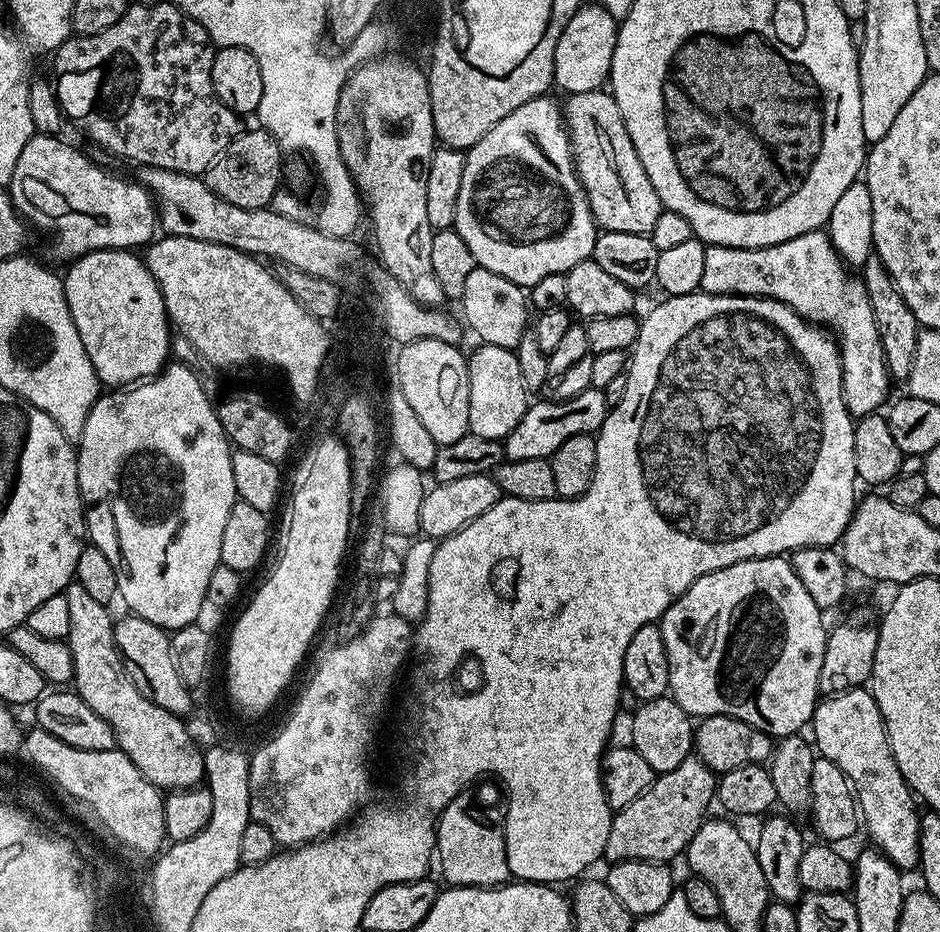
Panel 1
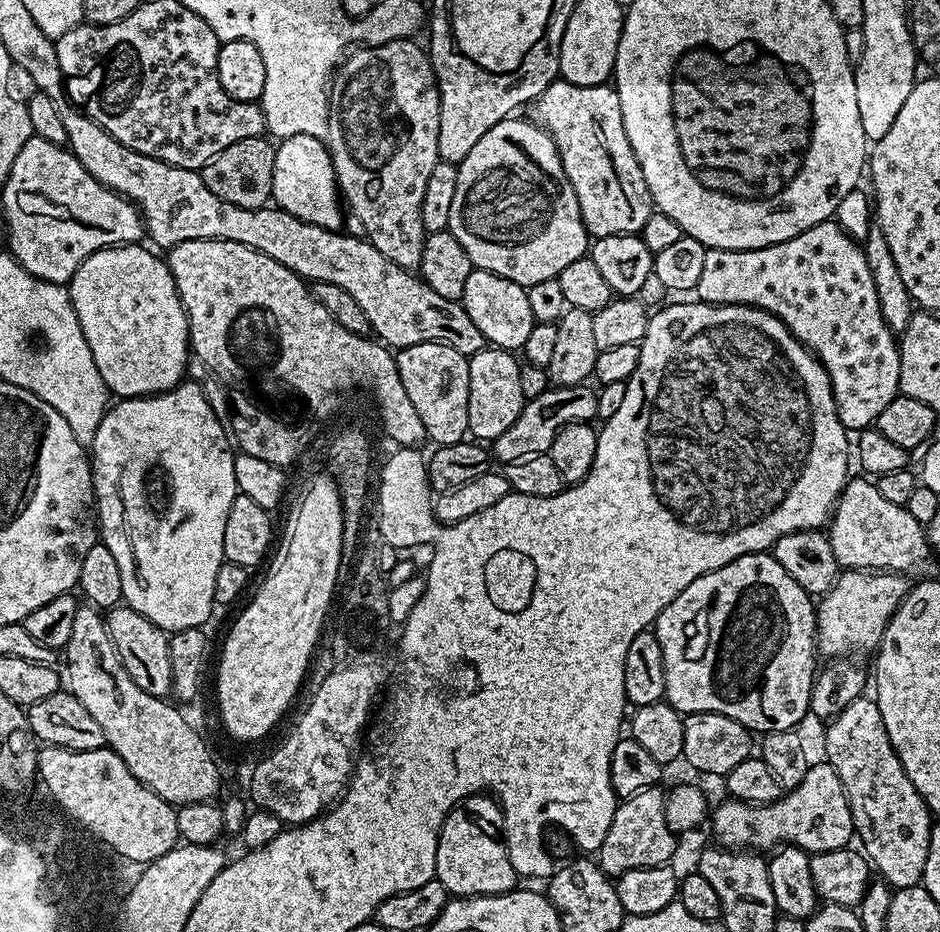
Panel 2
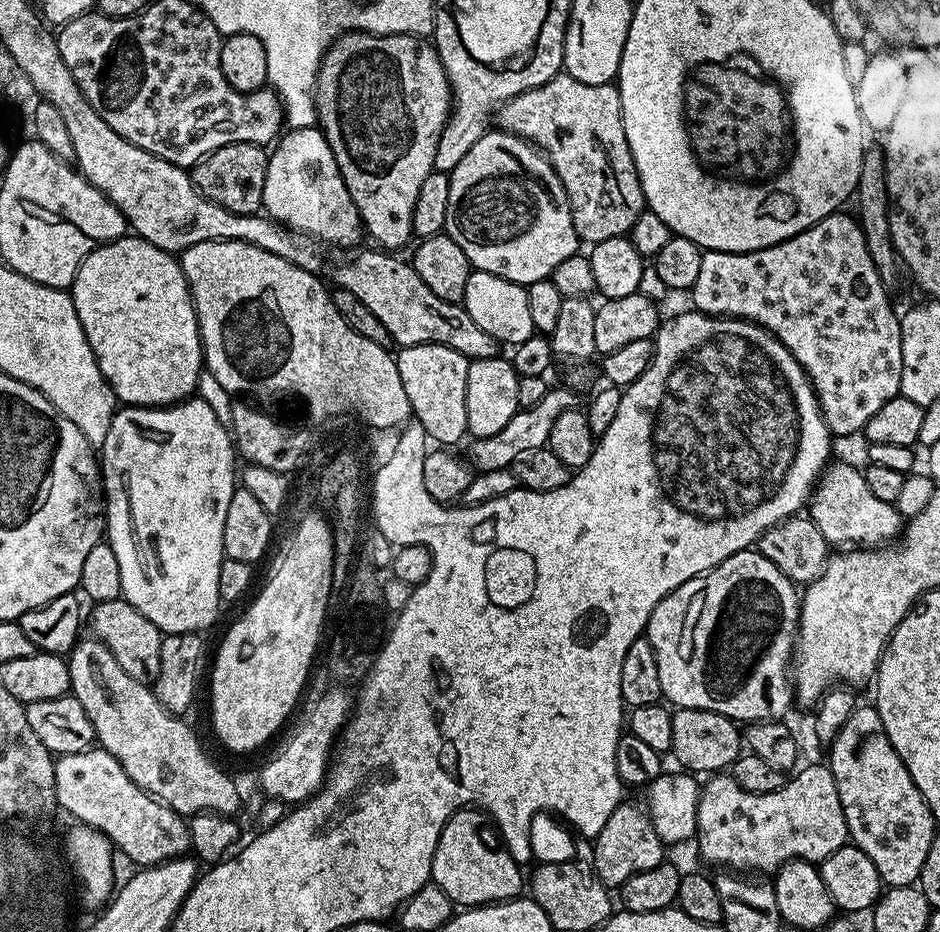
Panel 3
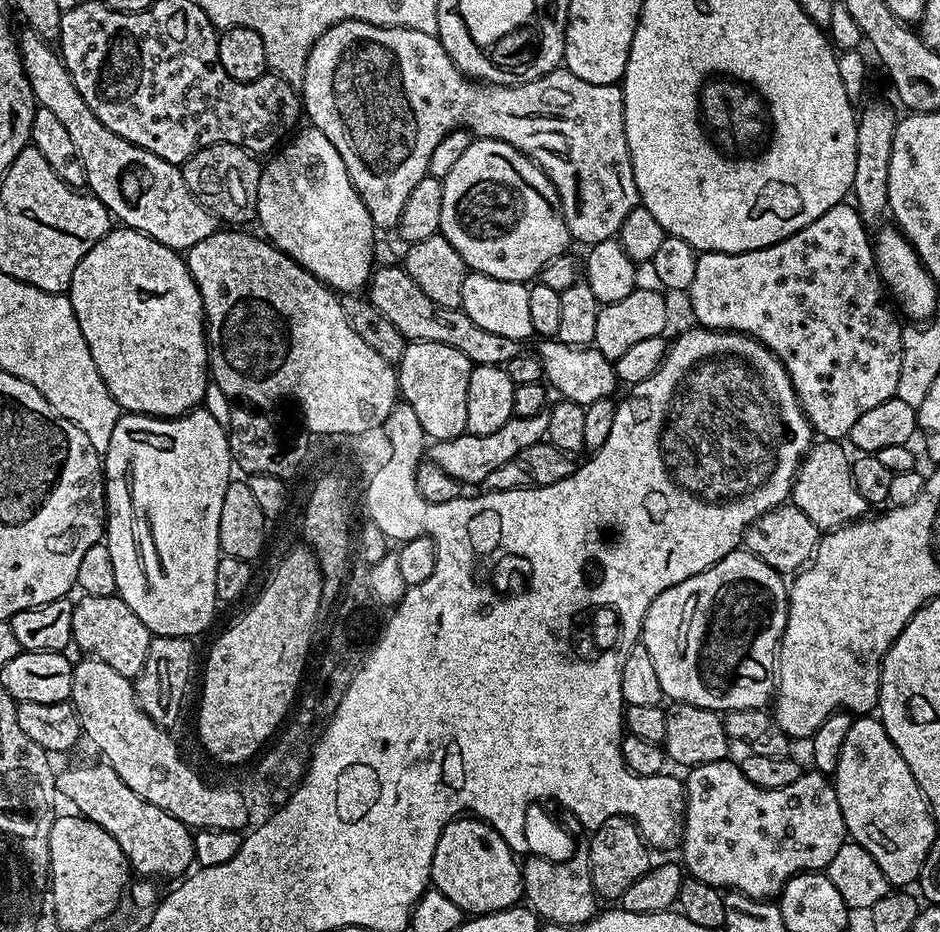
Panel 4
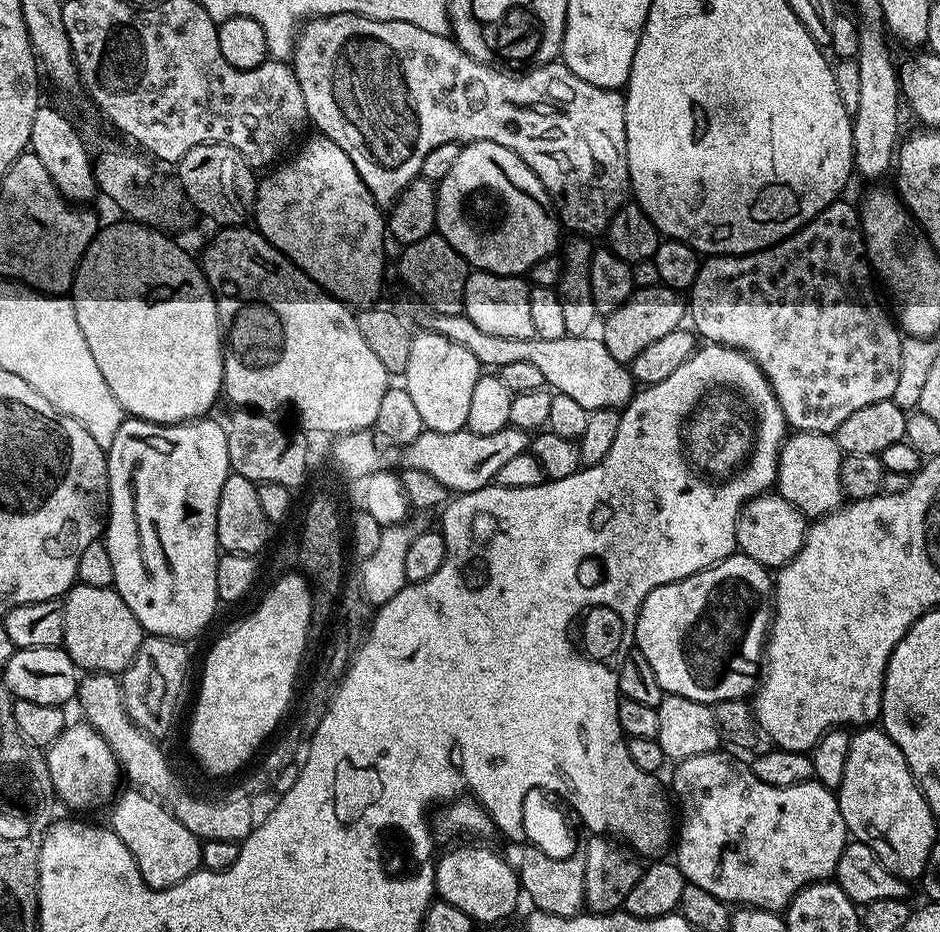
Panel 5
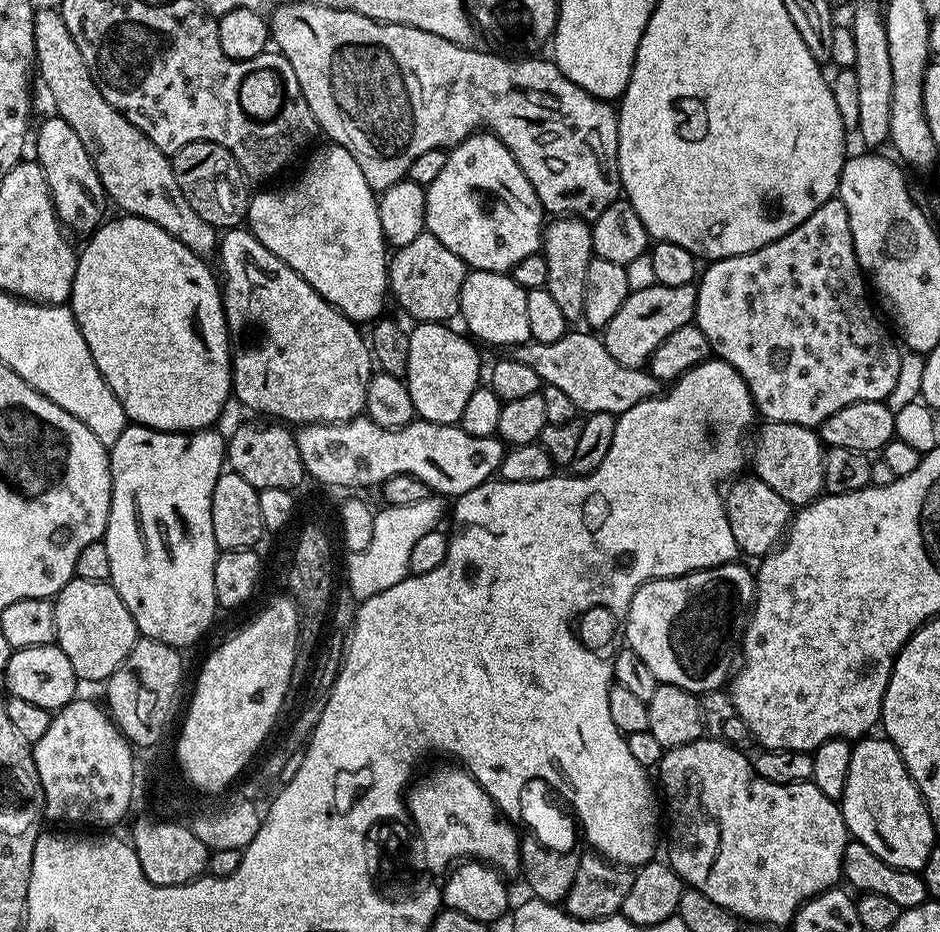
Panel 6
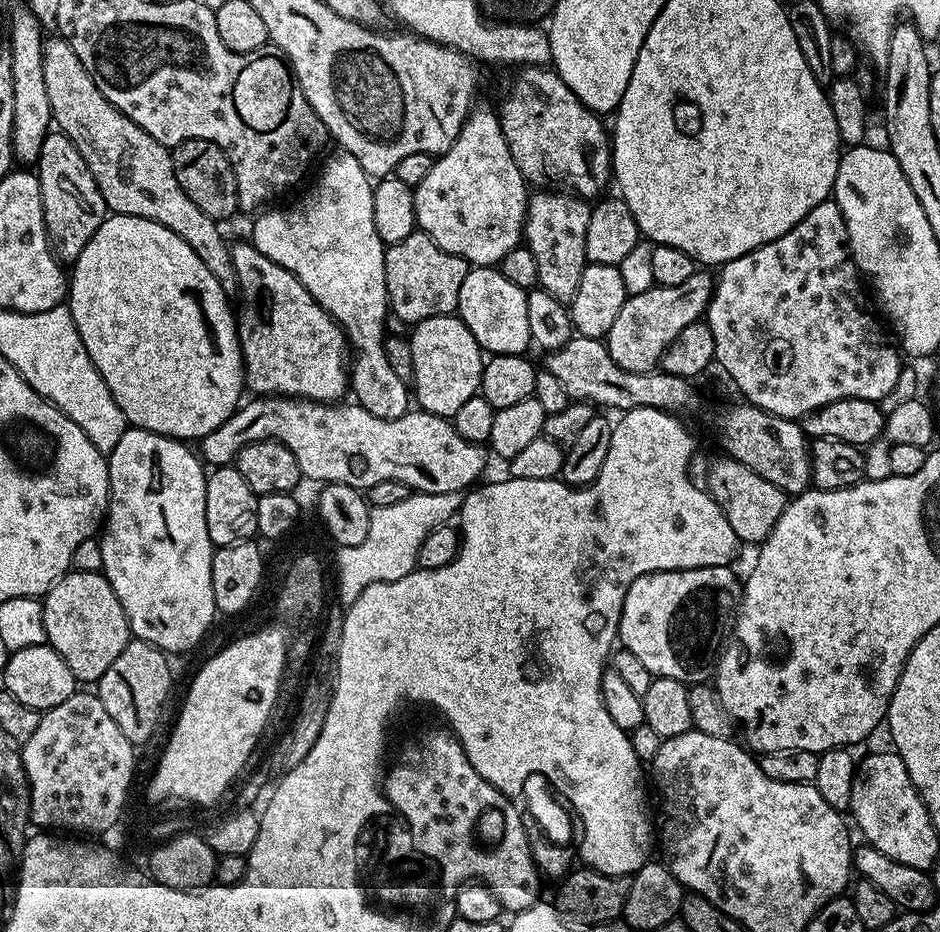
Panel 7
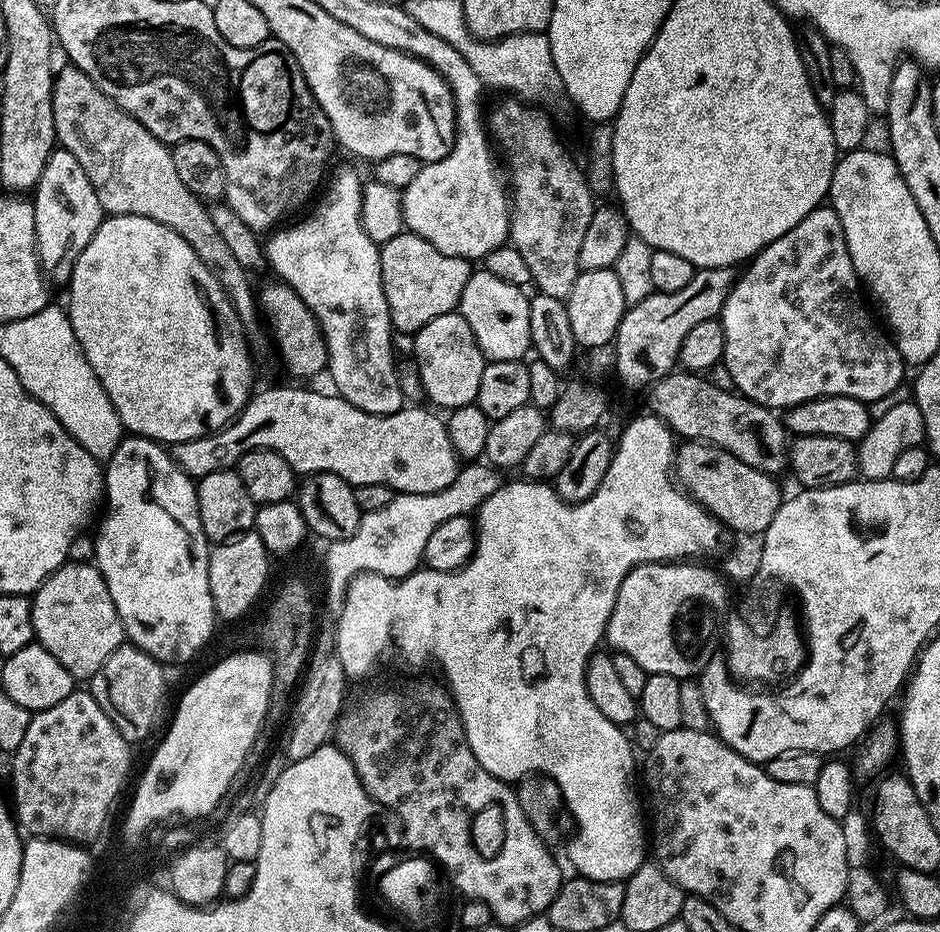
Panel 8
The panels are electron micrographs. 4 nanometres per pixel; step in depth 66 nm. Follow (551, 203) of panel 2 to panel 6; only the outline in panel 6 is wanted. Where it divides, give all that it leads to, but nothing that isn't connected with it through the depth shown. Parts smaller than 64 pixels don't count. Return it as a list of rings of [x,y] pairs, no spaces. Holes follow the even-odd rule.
[[[480,130],[466,137],[461,144],[448,152],[446,166],[438,173],[438,178],[426,186],[425,229],[446,250],[454,250],[458,258],[477,272],[511,273],[516,264],[524,258],[539,253],[542,248],[546,213],[536,197],[536,188],[530,186],[530,178],[522,174],[520,161],[496,136],[487,136]]]

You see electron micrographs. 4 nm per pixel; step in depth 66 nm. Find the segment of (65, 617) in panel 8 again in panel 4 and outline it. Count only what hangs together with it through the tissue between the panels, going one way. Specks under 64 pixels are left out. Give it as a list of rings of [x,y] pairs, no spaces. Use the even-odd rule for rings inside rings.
[[[81,595],[79,599],[72,609],[72,644],[84,651],[81,653],[106,662],[106,666],[114,666],[118,674],[135,678],[142,666],[146,666],[146,654],[150,650],[154,633],[144,625],[142,618],[138,618],[138,614],[134,614],[134,610],[130,610],[130,606],[126,606],[119,595]]]

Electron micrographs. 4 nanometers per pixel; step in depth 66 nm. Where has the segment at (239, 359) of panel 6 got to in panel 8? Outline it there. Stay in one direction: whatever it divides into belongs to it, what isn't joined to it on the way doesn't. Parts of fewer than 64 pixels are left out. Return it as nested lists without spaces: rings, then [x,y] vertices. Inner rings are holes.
[[[275,282],[268,284],[264,289],[259,289],[258,303],[266,327],[275,343],[278,360],[281,365],[288,367],[292,376],[316,376],[323,373],[328,367],[328,351],[324,345],[324,336],[320,332],[320,323],[314,318],[314,314],[294,294],[294,290],[288,284]]]

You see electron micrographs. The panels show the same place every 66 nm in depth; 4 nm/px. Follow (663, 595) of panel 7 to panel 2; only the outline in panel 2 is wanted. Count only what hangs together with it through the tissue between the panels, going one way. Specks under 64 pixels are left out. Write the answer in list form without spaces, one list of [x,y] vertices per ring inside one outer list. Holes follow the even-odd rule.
[[[751,552],[746,554],[742,558],[738,558],[734,562],[730,562],[726,566],[722,566],[718,570],[713,572],[707,572],[705,576],[700,576],[694,582],[690,582],[690,586],[686,586],[686,590],[682,590],[682,594],[678,594],[678,598],[674,598],[674,602],[670,602],[670,606],[666,606],[666,610],[662,610],[662,614],[656,620],[654,625],[654,631],[658,642],[662,646],[662,662],[664,663],[664,669],[666,670],[666,690],[664,691],[667,703],[672,707],[677,708],[681,714],[689,714],[694,712],[713,712],[714,714],[725,715],[726,718],[733,719],[734,722],[741,723],[742,726],[748,728],[752,734],[767,734],[776,731],[790,731],[797,727],[796,723],[799,722],[803,716],[809,715],[808,707],[810,706],[810,694],[812,693],[812,681],[816,679],[816,673],[818,671],[818,649],[816,646],[816,609],[817,605],[814,603],[813,597],[809,595],[809,592],[799,585],[799,582],[790,576],[783,569],[782,565],[775,559],[772,554],[768,552]]]

